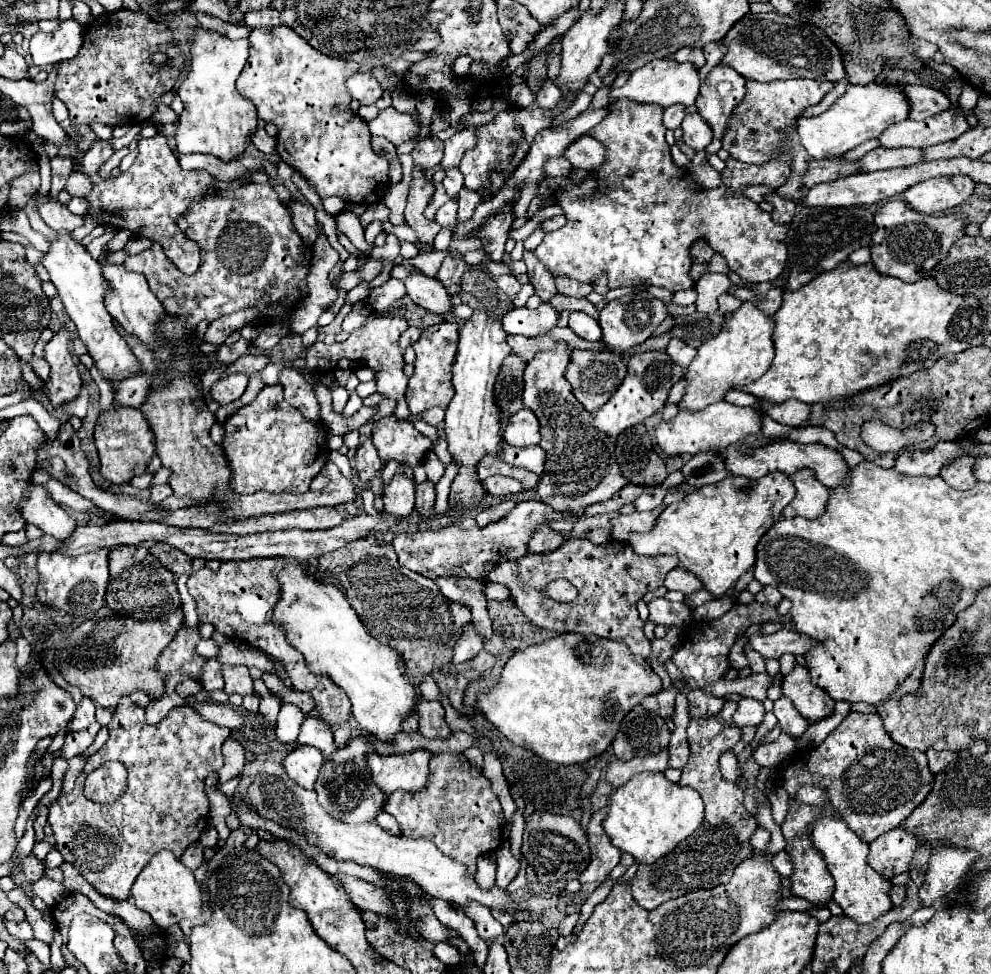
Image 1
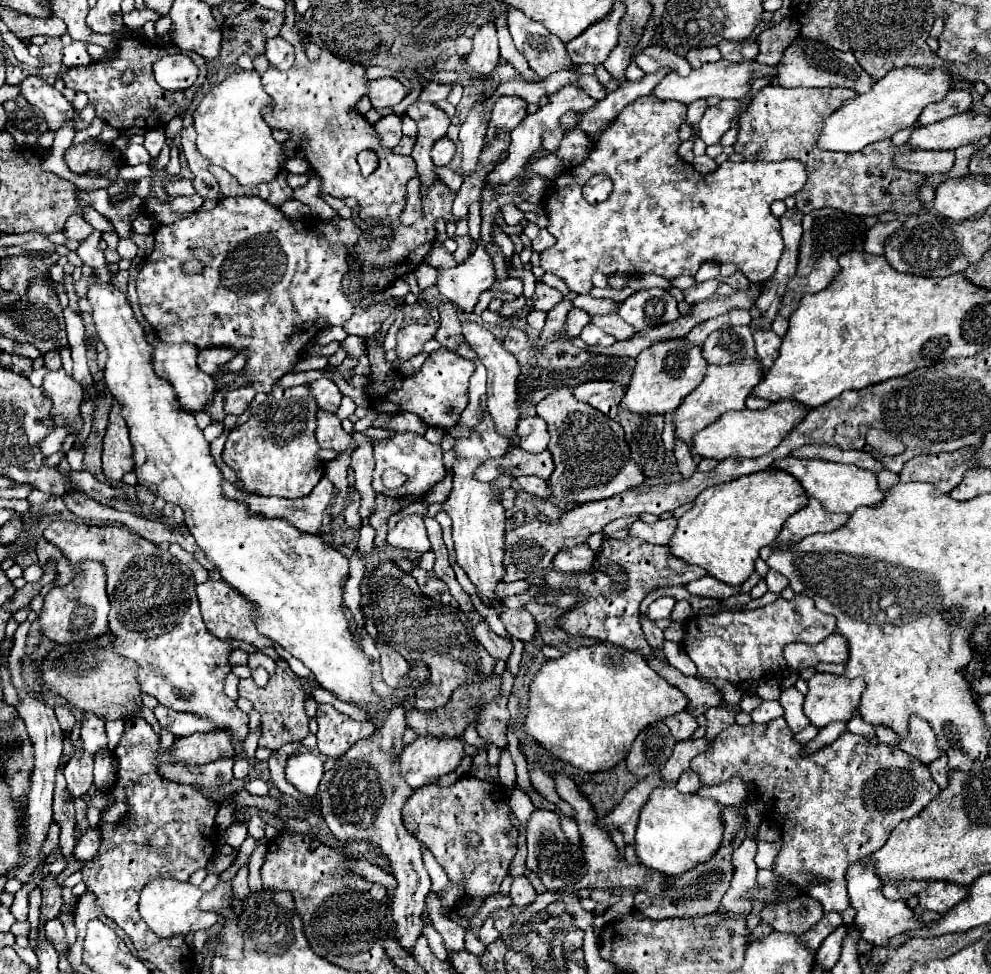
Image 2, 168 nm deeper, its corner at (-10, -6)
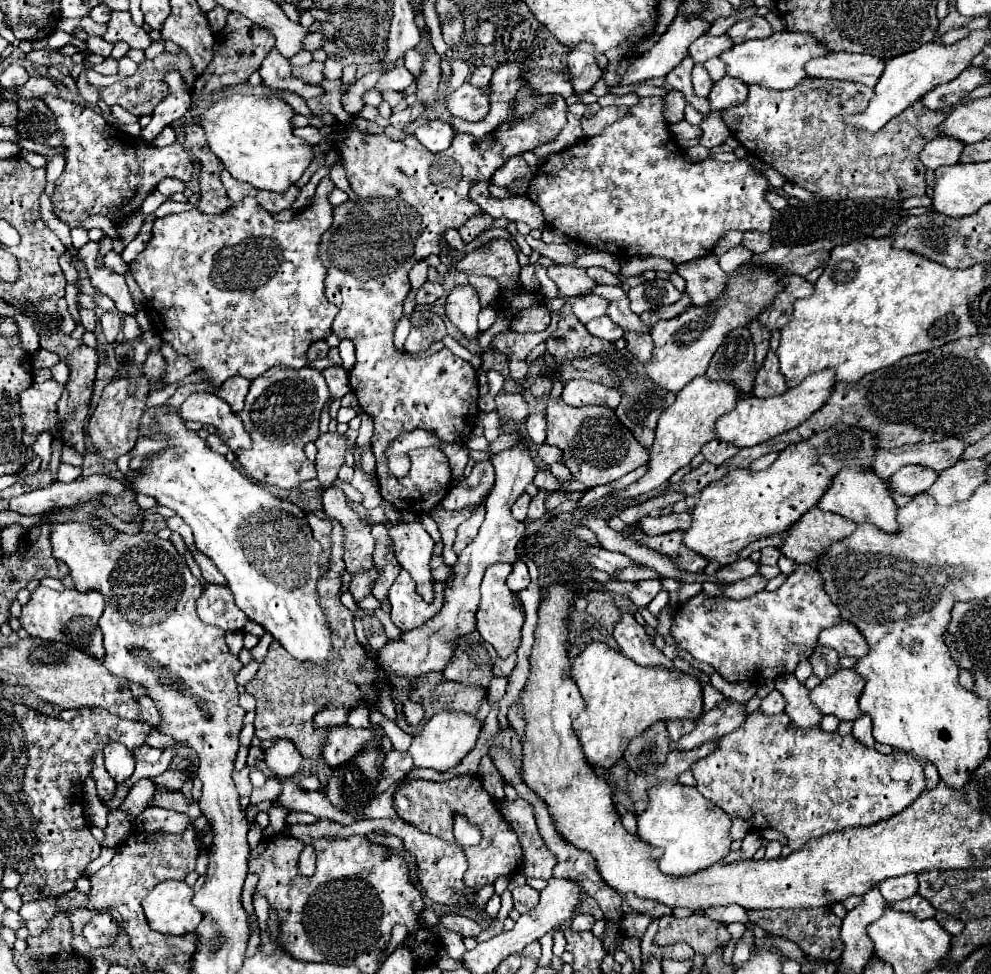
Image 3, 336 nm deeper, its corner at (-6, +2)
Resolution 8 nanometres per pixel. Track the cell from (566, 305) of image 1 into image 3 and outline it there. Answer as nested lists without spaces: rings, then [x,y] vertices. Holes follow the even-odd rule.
[[[624,333],[624,339],[628,341],[626,349],[632,351],[634,357],[638,357],[644,365],[652,361],[652,337],[650,335],[642,335],[642,333]]]

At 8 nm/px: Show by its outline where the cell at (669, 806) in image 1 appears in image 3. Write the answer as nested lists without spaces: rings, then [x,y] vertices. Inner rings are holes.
[[[666,781],[652,787],[648,809],[638,817],[638,835],[652,847],[664,849],[664,857],[658,861],[662,873],[682,877],[724,861],[732,851],[730,825],[730,817],[720,807],[706,801],[696,787]]]

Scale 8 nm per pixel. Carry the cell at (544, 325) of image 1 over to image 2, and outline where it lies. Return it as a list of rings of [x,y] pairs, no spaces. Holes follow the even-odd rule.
[[[572,307],[572,311],[566,317],[566,323],[564,323],[564,333],[568,333],[570,337],[578,337],[580,329],[584,329],[584,325],[588,325],[588,313]]]

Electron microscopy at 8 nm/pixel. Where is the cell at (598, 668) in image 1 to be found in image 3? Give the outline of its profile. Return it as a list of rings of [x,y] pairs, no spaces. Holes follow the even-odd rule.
[[[590,643],[572,661],[570,675],[586,701],[586,709],[574,721],[574,733],[594,767],[612,767],[624,755],[628,743],[658,721],[698,719],[702,715],[698,679],[674,669],[642,667],[604,643]]]

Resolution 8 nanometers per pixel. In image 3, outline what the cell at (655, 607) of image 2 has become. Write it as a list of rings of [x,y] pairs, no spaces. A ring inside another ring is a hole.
[[[648,579],[648,581],[638,581],[636,587],[628,593],[630,601],[638,607],[638,609],[644,609],[654,597],[656,593],[662,589],[662,583],[658,579]]]

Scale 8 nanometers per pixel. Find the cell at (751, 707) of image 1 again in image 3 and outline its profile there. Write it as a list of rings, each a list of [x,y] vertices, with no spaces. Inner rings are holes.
[[[774,689],[770,695],[766,695],[764,699],[762,699],[762,705],[760,705],[760,711],[764,711],[764,713],[768,713],[768,715],[776,715],[776,713],[782,713],[784,711],[784,707],[786,707],[786,701],[784,701],[784,697]]]

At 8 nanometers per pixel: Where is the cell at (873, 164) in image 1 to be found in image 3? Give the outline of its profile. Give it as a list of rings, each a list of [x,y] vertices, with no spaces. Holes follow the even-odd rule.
[[[936,137],[924,147],[922,163],[932,171],[942,165],[956,165],[962,149],[964,149],[964,143],[954,137]]]

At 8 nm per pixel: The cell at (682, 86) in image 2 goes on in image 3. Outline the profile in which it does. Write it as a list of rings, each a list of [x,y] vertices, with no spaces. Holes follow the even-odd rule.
[[[778,31],[766,39],[752,39],[740,45],[734,45],[728,53],[722,53],[722,61],[726,63],[726,73],[732,77],[742,79],[744,83],[764,85],[768,89],[792,89],[794,85],[808,79],[804,65],[814,57],[824,57],[832,53],[832,49],[824,47],[816,37],[810,33],[790,33]]]

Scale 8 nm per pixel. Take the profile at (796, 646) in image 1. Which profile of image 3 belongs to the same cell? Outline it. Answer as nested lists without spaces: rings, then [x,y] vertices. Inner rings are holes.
[[[842,621],[836,627],[824,629],[820,633],[820,645],[836,649],[840,657],[844,657],[844,655],[864,657],[864,655],[868,655],[868,643],[866,643],[864,635],[856,629],[856,625],[850,625],[848,621]]]

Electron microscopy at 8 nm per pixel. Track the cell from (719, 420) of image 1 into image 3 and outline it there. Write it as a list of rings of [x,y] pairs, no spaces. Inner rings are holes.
[[[824,369],[824,371],[812,373],[800,385],[788,389],[782,395],[768,397],[768,399],[748,397],[744,401],[740,401],[732,413],[722,415],[718,419],[718,423],[716,423],[718,437],[728,443],[734,443],[738,447],[752,447],[756,443],[764,443],[784,431],[794,429],[796,425],[804,423],[812,413],[816,413],[820,409],[820,405],[824,405],[828,401],[828,397],[834,391],[834,385],[836,385],[836,371]]]

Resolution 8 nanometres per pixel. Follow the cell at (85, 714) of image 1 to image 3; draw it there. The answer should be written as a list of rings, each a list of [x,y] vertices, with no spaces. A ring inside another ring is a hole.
[[[98,750],[94,757],[94,771],[92,771],[92,777],[96,779],[96,787],[98,787],[98,797],[102,801],[108,801],[114,797],[116,793],[116,781],[108,774],[104,766],[103,752]]]

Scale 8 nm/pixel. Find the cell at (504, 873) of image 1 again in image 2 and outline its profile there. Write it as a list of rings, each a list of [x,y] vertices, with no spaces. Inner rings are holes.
[[[522,875],[522,877],[514,877],[512,887],[510,887],[510,897],[514,905],[528,905],[536,899],[536,891],[532,883]]]

